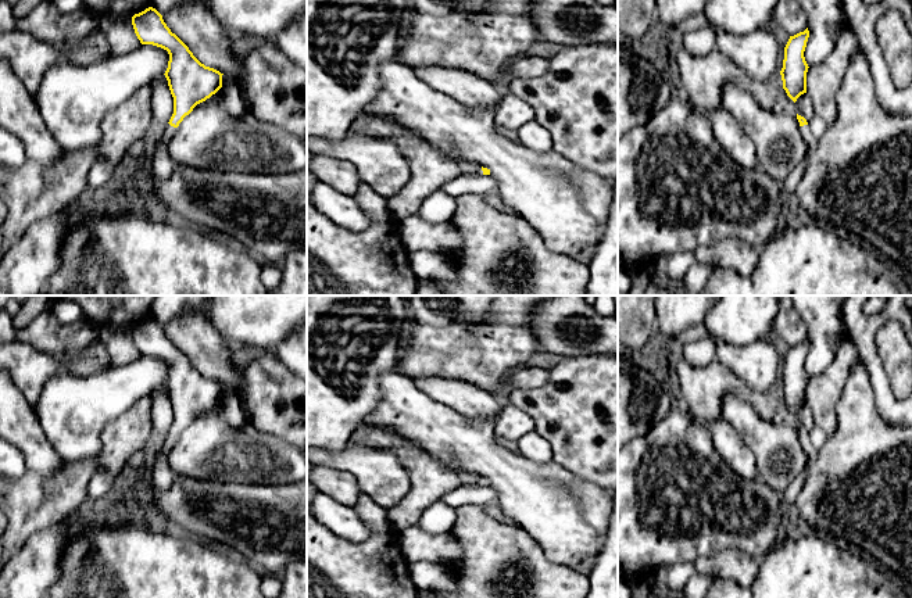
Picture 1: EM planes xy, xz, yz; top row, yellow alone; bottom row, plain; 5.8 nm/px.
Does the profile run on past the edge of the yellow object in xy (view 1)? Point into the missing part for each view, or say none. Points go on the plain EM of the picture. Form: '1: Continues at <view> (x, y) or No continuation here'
1: Continues at xy (163, 476)

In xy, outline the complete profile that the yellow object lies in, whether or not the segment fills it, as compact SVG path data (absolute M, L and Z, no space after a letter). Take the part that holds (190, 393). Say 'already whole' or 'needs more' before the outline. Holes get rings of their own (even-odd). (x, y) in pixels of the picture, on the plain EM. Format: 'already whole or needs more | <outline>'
needs more | M149 318L135 325L132 336L142 355L161 358L169 365L164 386L174 408L174 425L151 468L155 488L168 490L175 481L175 473L165 462L169 448L197 415L205 412L222 398L223 384L201 375L189 358L171 343L155 319Z

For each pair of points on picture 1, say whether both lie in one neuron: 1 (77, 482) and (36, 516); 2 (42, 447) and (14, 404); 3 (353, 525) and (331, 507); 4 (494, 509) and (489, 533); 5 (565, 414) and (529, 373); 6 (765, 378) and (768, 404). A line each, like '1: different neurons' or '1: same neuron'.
1: same neuron
2: same neuron
3: same neuron
4: different neurons
5: different neurons
6: different neurons

